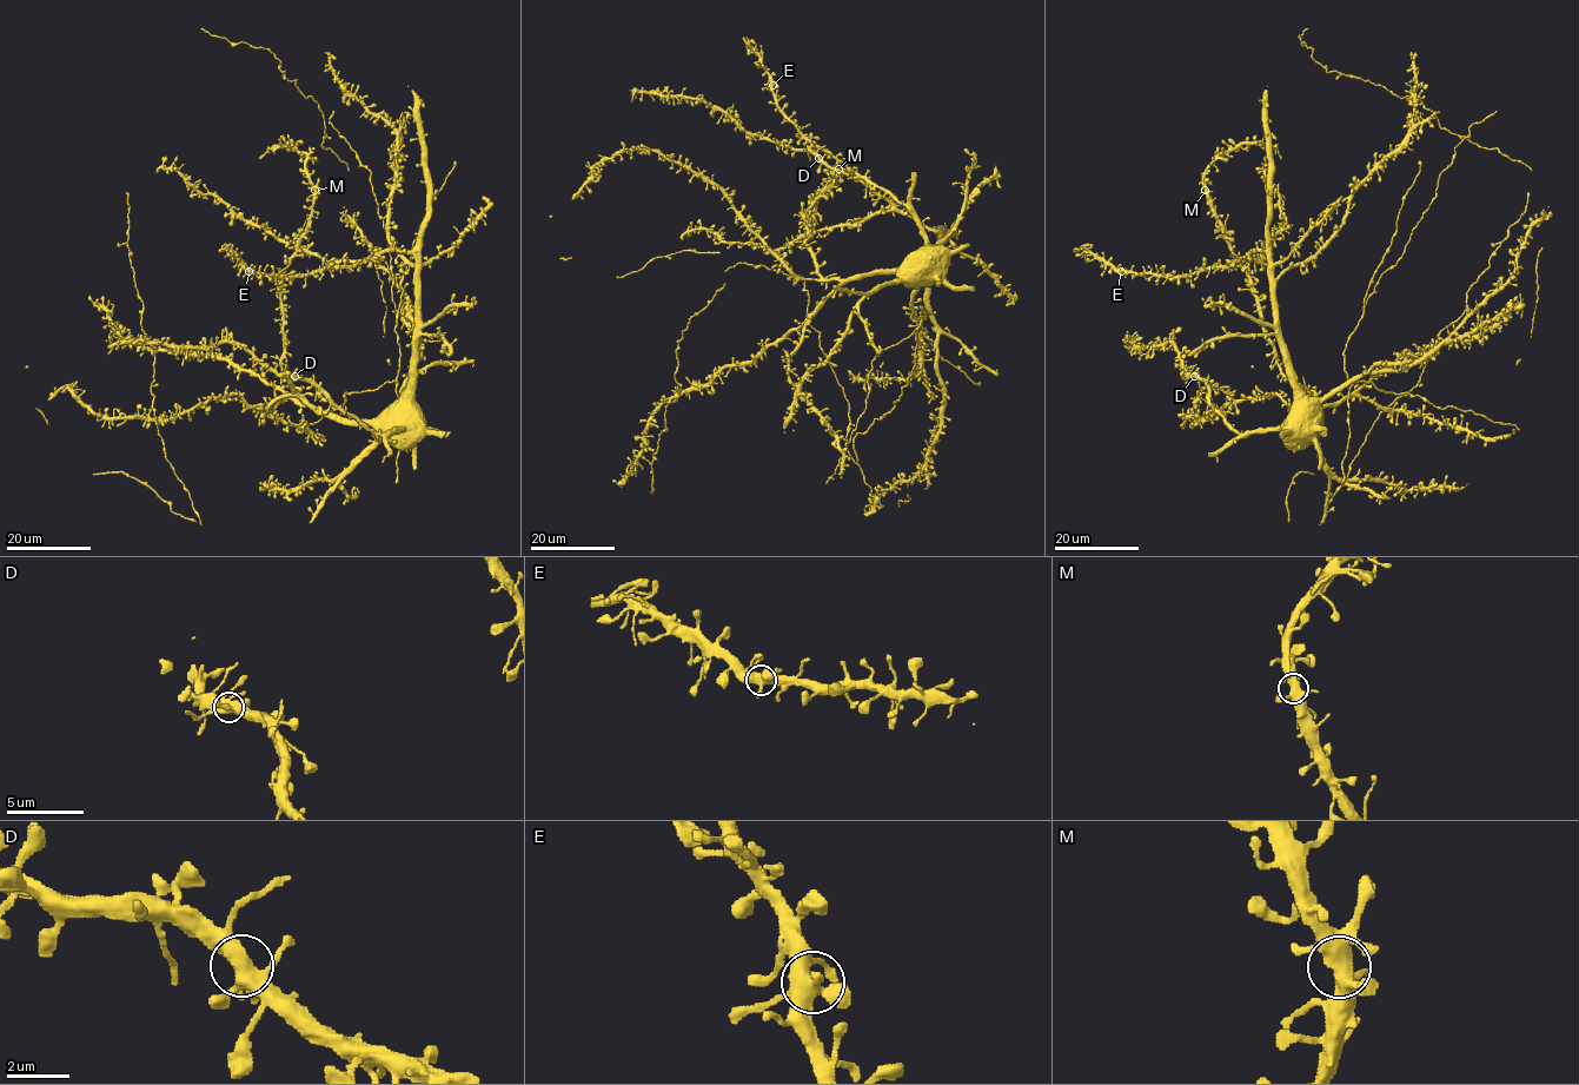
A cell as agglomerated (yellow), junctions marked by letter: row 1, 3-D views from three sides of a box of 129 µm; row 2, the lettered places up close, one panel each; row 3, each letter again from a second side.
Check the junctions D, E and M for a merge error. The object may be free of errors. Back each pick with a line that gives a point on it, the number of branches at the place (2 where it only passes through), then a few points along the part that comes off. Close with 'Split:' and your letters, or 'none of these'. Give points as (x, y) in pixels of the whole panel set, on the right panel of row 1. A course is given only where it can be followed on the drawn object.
Split: none of these

